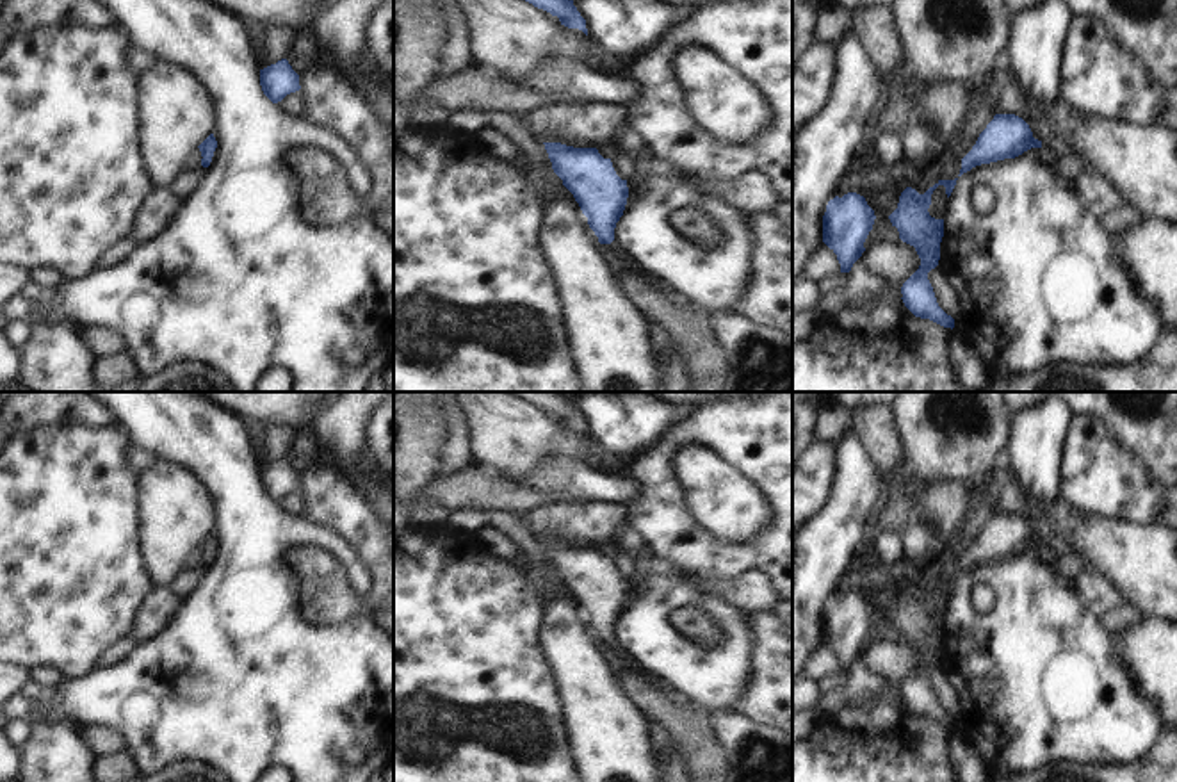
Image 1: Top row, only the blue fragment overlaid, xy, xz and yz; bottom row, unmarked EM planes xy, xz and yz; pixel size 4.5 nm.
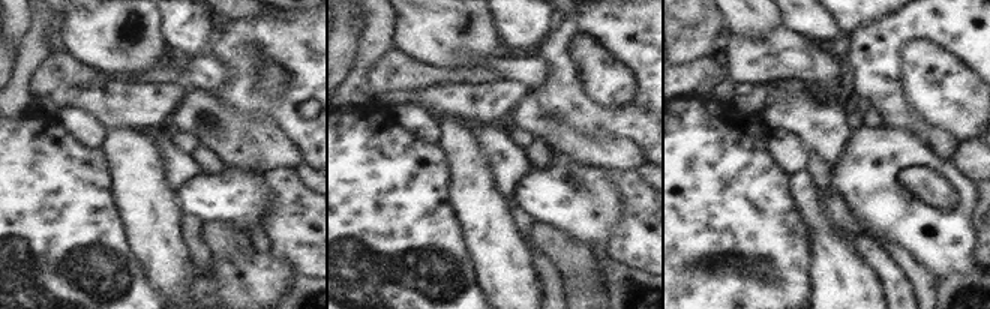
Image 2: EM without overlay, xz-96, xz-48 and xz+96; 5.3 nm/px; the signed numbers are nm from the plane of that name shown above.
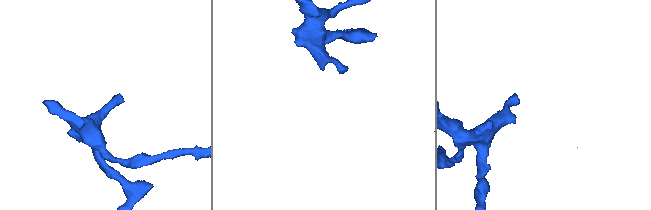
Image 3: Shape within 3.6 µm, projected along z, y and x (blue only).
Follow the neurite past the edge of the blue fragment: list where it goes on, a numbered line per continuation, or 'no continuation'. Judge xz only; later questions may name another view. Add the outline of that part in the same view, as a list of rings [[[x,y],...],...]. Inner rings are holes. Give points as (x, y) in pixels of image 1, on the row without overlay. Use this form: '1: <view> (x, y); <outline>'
1: xz (656, 683); [[[613,639],[609,645],[623,659],[629,672],[632,672],[634,675],[639,675],[641,679],[645,679],[648,684],[652,684],[657,691],[664,695],[670,691],[670,688],[662,680],[648,675],[645,670],[637,668],[632,661],[629,661],[623,648],[616,643],[616,639]]]

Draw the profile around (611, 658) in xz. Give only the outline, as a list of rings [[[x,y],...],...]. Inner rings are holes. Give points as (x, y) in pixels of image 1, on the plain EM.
[[[582,613],[580,618],[586,623],[586,636],[591,639],[595,648],[602,654],[604,661],[616,672],[616,673],[625,673],[629,668],[625,666],[623,659],[613,650],[609,643],[600,643],[598,636],[588,623],[588,616]]]

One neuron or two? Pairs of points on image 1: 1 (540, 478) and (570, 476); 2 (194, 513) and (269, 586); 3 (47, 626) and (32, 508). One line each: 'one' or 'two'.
1: one
2: two
3: one

